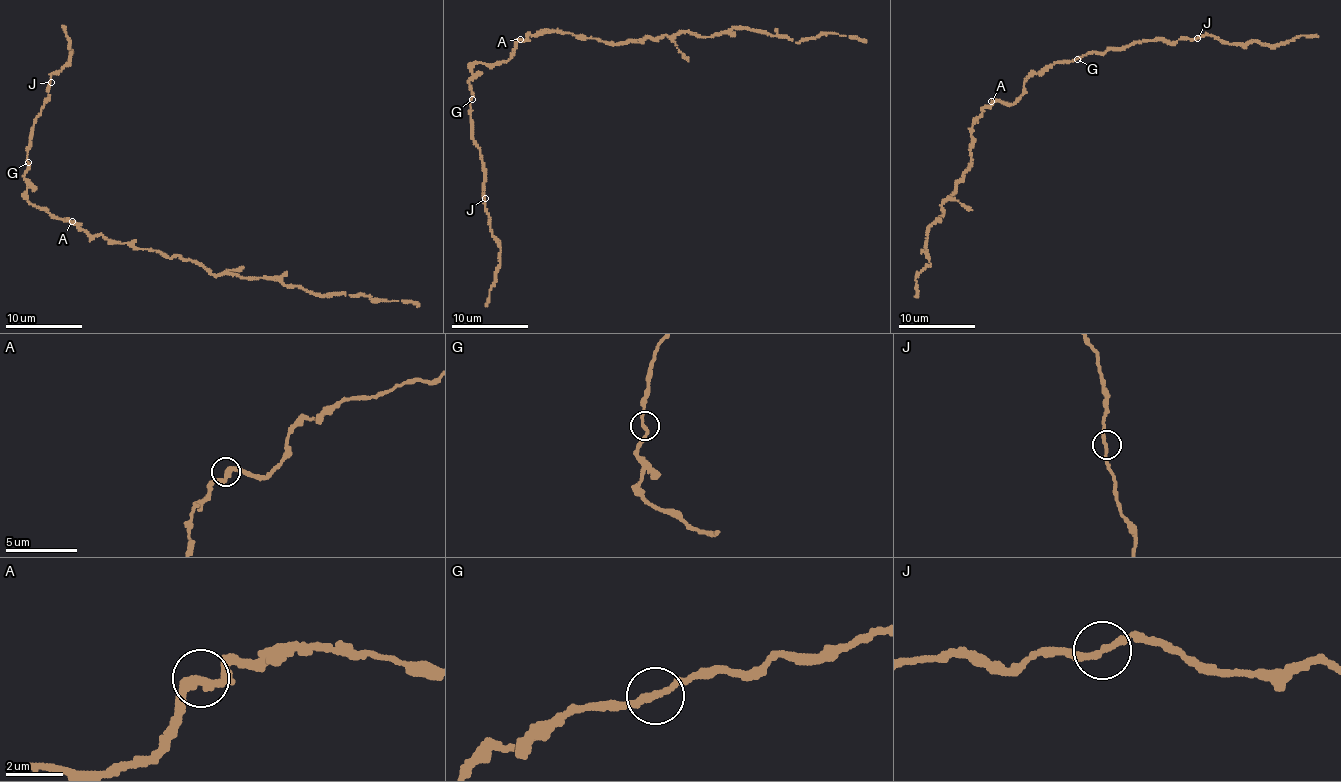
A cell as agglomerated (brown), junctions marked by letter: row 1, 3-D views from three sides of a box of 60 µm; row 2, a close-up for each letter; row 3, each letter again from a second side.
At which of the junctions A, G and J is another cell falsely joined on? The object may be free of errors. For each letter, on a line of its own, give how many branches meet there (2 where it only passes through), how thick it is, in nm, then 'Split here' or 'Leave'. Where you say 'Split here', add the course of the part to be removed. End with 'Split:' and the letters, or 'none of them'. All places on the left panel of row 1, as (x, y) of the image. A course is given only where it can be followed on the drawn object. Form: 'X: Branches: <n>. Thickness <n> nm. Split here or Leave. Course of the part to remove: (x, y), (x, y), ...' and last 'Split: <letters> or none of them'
A: Branches: 2. Thickness 340 nm. Leave
G: Branches: 2. Thickness 240 nm. Leave
J: Branches: 2. Thickness 240 nm. Leave
Split: none of them

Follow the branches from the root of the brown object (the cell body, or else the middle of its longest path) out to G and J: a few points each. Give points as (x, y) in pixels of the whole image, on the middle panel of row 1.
G: (520, 40), (506, 61), (473, 64), (472, 78), (469, 80), (472, 99)
J: (520, 40), (506, 61), (473, 64), (469, 80), (473, 95), (471, 137), (484, 163), (484, 199)

